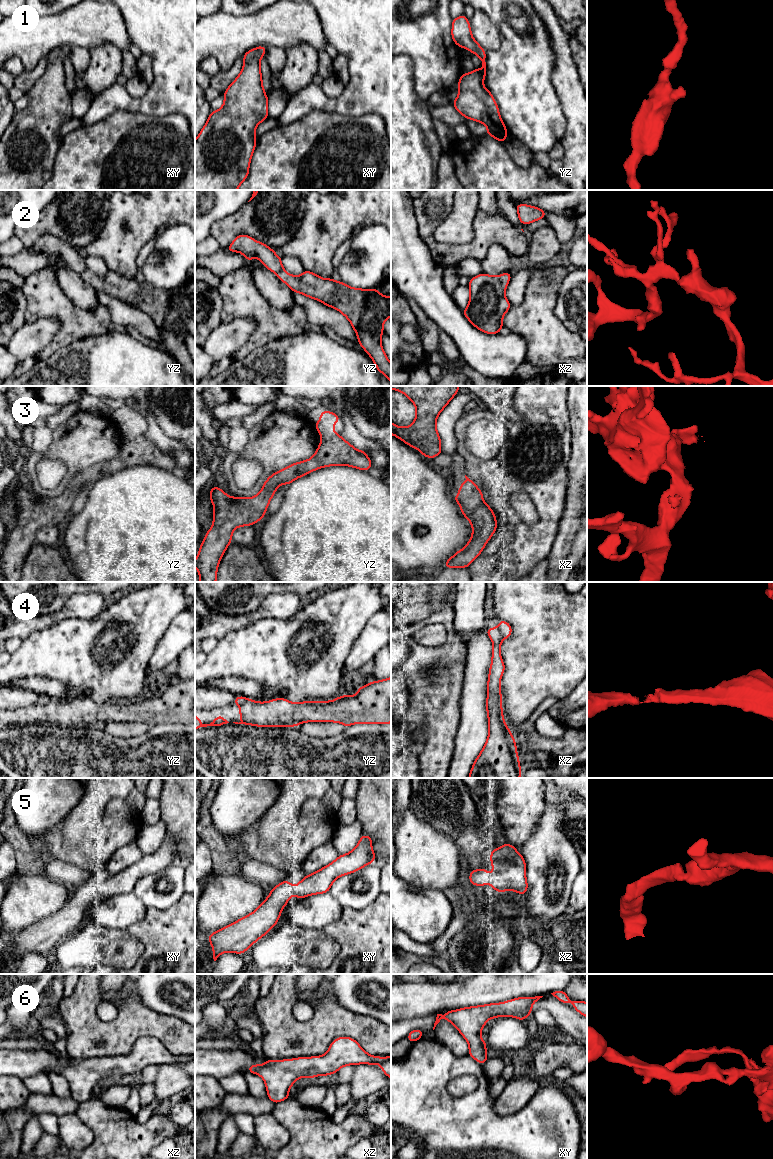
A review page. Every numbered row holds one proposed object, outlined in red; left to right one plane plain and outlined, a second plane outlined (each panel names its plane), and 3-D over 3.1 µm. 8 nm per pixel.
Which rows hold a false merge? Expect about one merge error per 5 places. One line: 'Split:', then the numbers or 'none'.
Split: none

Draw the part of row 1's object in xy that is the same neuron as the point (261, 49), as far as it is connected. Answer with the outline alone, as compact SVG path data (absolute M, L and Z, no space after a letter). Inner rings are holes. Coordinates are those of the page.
M265 46L255 47L253 50L247 51L243 55L244 64L238 77L229 85L224 92L224 104L219 110L211 111L208 120L202 130L200 131L197 139L195 140L195 190L237 190L241 183L246 180L249 174L250 161L256 147L255 129L259 123L266 120L268 115L268 96L265 94L262 83L262 73L260 70L260 60L264 57L267 48Z

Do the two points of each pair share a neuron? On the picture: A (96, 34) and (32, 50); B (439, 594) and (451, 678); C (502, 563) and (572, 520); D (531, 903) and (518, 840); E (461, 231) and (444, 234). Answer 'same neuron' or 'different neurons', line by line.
A: same neuron
B: same neuron
C: different neurons
D: different neurons
E: same neuron

